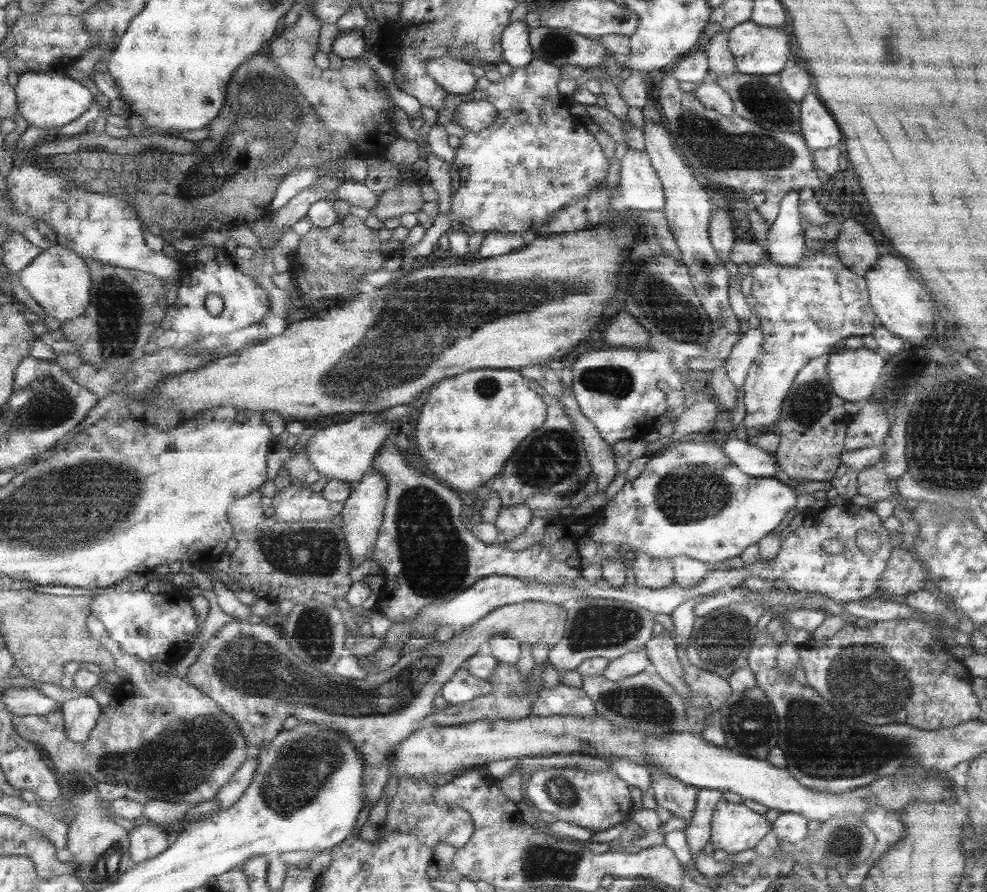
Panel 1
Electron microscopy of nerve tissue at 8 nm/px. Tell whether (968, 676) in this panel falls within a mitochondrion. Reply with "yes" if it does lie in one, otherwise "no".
no

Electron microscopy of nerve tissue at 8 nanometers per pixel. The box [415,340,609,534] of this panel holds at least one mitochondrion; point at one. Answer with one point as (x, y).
(553, 456)

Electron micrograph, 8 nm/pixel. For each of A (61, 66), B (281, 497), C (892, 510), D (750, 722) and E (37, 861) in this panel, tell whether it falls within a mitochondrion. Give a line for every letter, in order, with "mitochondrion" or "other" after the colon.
A: other
B: other
C: other
D: mitochondrion
E: other

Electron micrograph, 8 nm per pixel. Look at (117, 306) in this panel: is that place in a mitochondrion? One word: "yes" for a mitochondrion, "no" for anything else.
yes

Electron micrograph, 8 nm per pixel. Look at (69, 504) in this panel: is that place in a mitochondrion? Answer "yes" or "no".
yes

